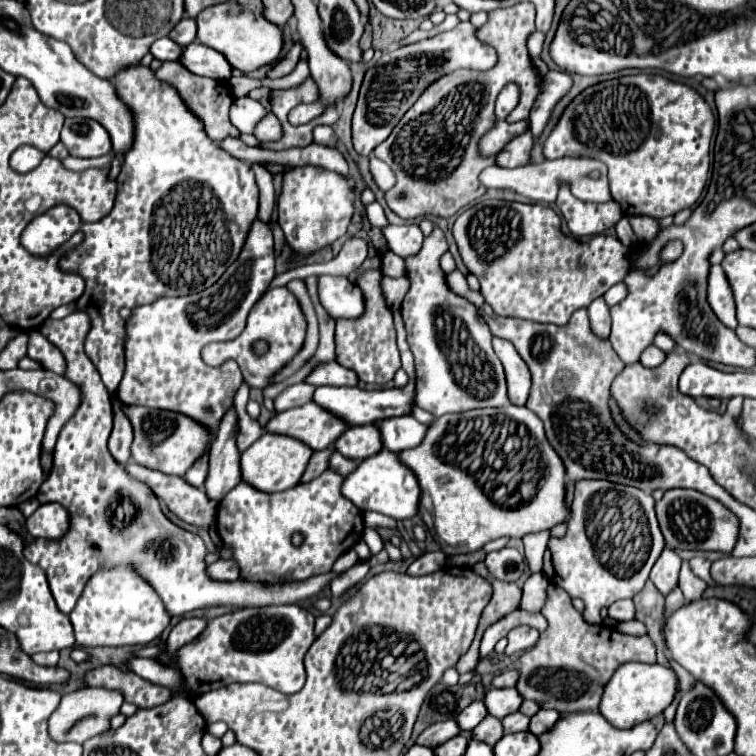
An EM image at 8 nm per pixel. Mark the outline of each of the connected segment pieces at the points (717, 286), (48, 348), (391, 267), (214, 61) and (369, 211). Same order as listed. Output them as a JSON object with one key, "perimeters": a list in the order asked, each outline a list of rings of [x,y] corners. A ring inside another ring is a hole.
{"perimeters":[[[[712,267],[710,277],[708,277],[708,303],[718,315],[718,319],[730,327],[736,329],[736,307],[734,307],[734,297],[730,291],[730,285],[726,283],[726,275],[722,267]]],[[[30,331],[30,341],[28,341],[28,353],[26,355],[32,361],[38,361],[42,365],[42,369],[54,371],[58,375],[62,375],[64,369],[66,369],[66,361],[62,357],[62,353],[40,331]]],[[[388,251],[384,257],[382,257],[382,271],[384,275],[388,277],[402,277],[406,273],[406,267],[404,267],[404,259],[394,255],[392,251]]],[[[190,43],[182,47],[182,61],[180,61],[188,71],[194,75],[204,75],[212,77],[216,81],[228,81],[232,67],[230,63],[214,49],[196,43]]],[[[378,203],[366,205],[366,217],[368,217],[368,221],[370,221],[374,227],[384,227],[384,225],[388,225],[388,221],[386,221],[386,217],[384,217],[384,209],[382,209]]]]}

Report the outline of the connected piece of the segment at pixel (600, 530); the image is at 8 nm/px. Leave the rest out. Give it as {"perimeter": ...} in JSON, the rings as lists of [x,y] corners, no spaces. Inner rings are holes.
{"perimeter":[[[578,481],[576,497],[572,501],[572,517],[568,523],[568,533],[562,539],[550,539],[544,555],[546,577],[562,587],[570,597],[584,601],[584,619],[592,625],[600,623],[600,609],[612,605],[618,599],[634,597],[640,593],[648,581],[650,569],[664,549],[664,537],[660,533],[656,515],[654,523],[648,523],[646,507],[638,499],[638,491],[628,485],[618,485],[610,481]]]}

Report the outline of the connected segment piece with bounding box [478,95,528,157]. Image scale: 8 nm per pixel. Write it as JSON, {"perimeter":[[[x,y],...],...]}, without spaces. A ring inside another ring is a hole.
{"perimeter":[[[498,95],[498,105],[496,105],[496,121],[490,127],[490,131],[486,131],[486,137],[482,137],[478,141],[478,151],[482,157],[492,157],[496,153],[500,153],[500,149],[504,145],[508,145],[514,137],[518,137],[520,133],[524,133],[524,129],[528,127],[526,121],[518,121],[518,123],[506,123],[506,117],[500,113],[500,95]]]}

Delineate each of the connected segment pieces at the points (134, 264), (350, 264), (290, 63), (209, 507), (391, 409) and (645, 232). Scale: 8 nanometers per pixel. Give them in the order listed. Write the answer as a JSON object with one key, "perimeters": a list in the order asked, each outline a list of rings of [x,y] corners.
{"perimeters":[[[[136,65],[136,67],[128,67],[126,71],[120,71],[114,79],[114,87],[118,91],[118,95],[122,97],[122,101],[126,101],[126,105],[130,105],[130,109],[134,111],[134,119],[136,119],[136,133],[134,133],[134,143],[130,147],[130,151],[126,153],[124,157],[124,163],[122,163],[122,171],[118,175],[118,195],[116,195],[116,203],[114,203],[114,209],[110,215],[106,215],[104,219],[100,219],[98,223],[88,223],[82,227],[84,231],[84,241],[80,245],[76,245],[70,253],[66,253],[62,259],[60,259],[60,269],[62,271],[68,271],[68,273],[76,273],[76,275],[82,275],[84,279],[84,267],[86,267],[86,291],[84,295],[76,301],[76,311],[82,311],[90,317],[90,331],[86,335],[86,341],[84,341],[84,349],[88,353],[88,357],[92,359],[92,363],[96,365],[96,369],[100,371],[102,375],[102,381],[106,385],[106,389],[114,395],[116,389],[118,389],[118,383],[124,375],[124,343],[126,343],[126,321],[120,317],[120,309],[122,307],[140,307],[140,305],[146,305],[146,303],[154,303],[158,301],[160,297],[164,295],[174,295],[174,297],[180,297],[180,295],[192,295],[194,291],[204,291],[206,287],[214,285],[218,277],[222,277],[222,273],[226,271],[226,267],[230,263],[234,263],[234,259],[238,259],[240,251],[242,251],[242,243],[246,241],[246,231],[250,231],[250,223],[254,223],[254,219],[258,217],[258,185],[254,181],[254,171],[250,169],[248,163],[242,163],[240,159],[234,159],[232,155],[228,155],[226,151],[222,151],[214,141],[208,139],[208,135],[204,133],[202,129],[202,121],[196,117],[196,115],[190,115],[190,111],[186,109],[186,105],[182,103],[180,95],[166,83],[158,81],[152,73],[150,67],[142,67],[142,65]]],[[[350,237],[342,245],[342,251],[340,251],[340,255],[336,259],[332,259],[328,263],[318,263],[318,265],[300,265],[300,267],[290,269],[288,275],[292,279],[306,279],[310,275],[324,275],[324,273],[348,277],[356,267],[361,266],[367,257],[367,253],[368,246],[365,240]]],[[[296,41],[296,43],[290,47],[290,51],[266,73],[266,77],[276,79],[276,77],[284,77],[284,75],[292,73],[294,67],[296,67],[296,63],[298,63],[298,59],[300,59],[300,53],[302,53],[302,45],[300,45],[300,41]]],[[[132,461],[126,463],[126,473],[146,483],[154,491],[154,495],[162,499],[168,505],[168,509],[184,523],[196,527],[210,527],[216,519],[218,503],[208,499],[202,489],[190,487],[190,483],[186,483],[182,477],[164,475],[160,471],[136,465]]],[[[408,383],[404,389],[394,387],[394,389],[380,389],[380,391],[366,391],[358,387],[318,387],[314,391],[314,403],[330,411],[332,415],[346,419],[346,423],[350,425],[370,425],[380,419],[408,415],[412,401],[414,401],[414,383]]],[[[634,215],[634,217],[628,217],[630,219],[630,225],[632,225],[632,231],[636,233],[636,237],[642,241],[642,243],[648,243],[656,237],[656,233],[660,231],[660,225],[658,225],[658,219],[654,217],[642,217],[642,215]]]]}

